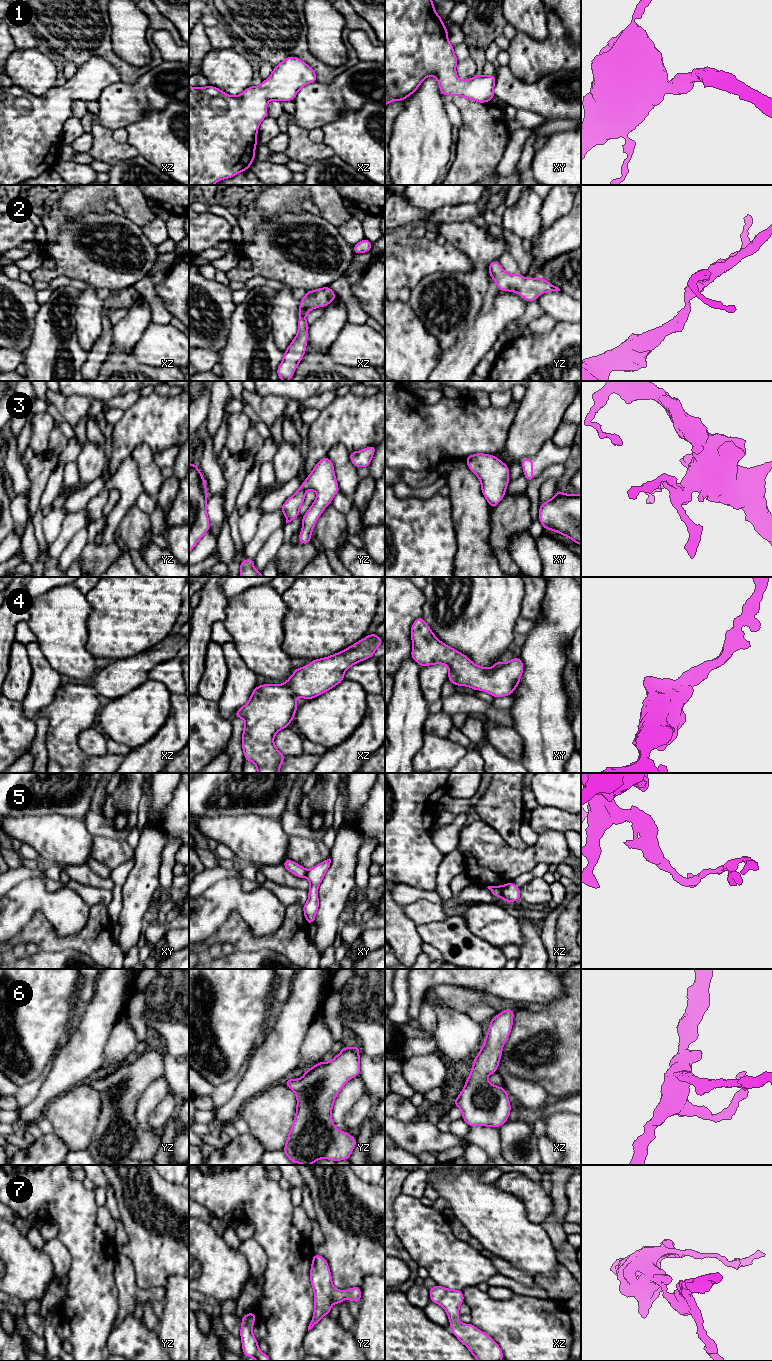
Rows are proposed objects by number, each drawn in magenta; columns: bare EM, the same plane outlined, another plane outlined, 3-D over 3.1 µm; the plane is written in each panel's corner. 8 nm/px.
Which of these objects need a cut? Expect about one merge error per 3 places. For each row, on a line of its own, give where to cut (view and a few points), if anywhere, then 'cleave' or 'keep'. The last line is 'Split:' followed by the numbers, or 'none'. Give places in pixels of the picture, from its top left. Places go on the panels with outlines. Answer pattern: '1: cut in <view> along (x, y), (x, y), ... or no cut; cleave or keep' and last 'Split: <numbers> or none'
1: no cut; keep
2: no cut; keep
3: no cut; keep
4: no cut; keep
5: cut in xz along (501, 886), (502, 895); cleave
6: no cut; keep
7: no cut; keep
Split: 5

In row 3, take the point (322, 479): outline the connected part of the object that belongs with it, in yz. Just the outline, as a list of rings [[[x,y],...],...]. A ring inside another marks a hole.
[[[327,456],[315,465],[297,492],[289,497],[280,508],[286,518],[286,524],[298,517],[308,490],[316,491],[317,496],[302,520],[299,543],[303,545],[310,543],[311,534],[318,518],[340,491],[335,478],[333,462]]]

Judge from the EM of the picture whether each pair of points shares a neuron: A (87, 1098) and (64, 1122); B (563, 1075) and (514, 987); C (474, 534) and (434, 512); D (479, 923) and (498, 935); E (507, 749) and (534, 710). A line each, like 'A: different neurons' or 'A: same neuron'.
A: same neuron
B: different neurons
C: different neurons
D: same neuron
E: different neurons

